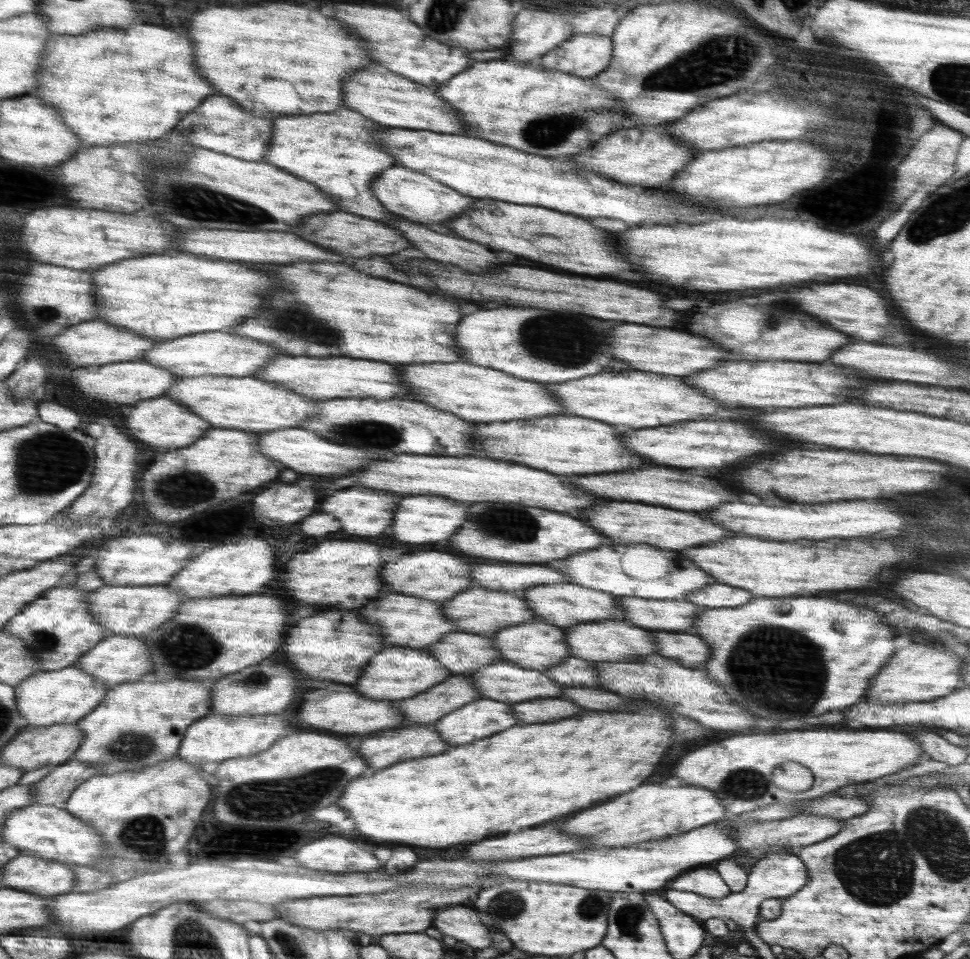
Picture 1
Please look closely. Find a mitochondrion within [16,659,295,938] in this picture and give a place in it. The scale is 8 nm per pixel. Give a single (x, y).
(145, 836)

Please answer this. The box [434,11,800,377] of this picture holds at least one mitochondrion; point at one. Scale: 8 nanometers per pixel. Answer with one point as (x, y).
(721, 59)

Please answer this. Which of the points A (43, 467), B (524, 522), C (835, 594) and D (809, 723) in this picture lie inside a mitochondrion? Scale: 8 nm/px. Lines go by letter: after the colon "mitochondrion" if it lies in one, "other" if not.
A: mitochondrion
B: mitochondrion
C: other
D: other

